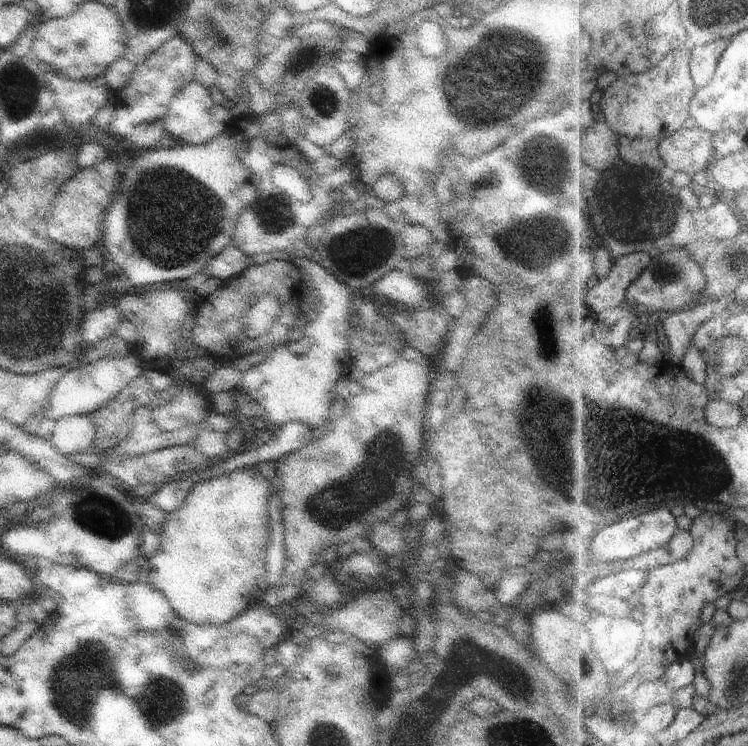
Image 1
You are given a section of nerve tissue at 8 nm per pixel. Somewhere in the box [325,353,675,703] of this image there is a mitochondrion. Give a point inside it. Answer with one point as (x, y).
(559, 406)

